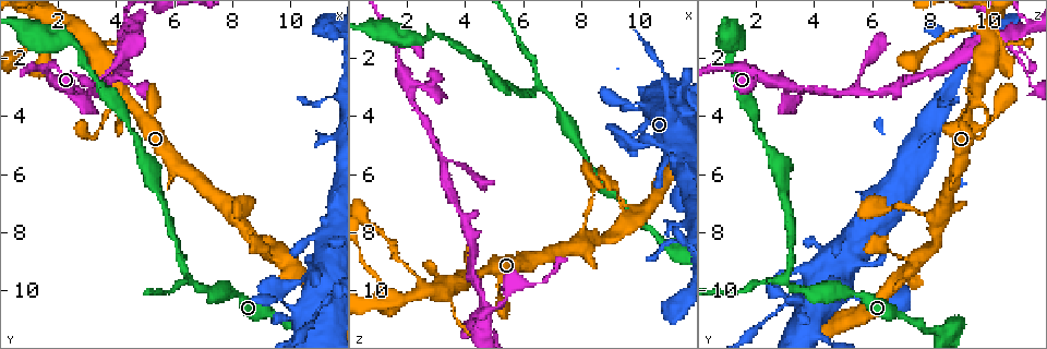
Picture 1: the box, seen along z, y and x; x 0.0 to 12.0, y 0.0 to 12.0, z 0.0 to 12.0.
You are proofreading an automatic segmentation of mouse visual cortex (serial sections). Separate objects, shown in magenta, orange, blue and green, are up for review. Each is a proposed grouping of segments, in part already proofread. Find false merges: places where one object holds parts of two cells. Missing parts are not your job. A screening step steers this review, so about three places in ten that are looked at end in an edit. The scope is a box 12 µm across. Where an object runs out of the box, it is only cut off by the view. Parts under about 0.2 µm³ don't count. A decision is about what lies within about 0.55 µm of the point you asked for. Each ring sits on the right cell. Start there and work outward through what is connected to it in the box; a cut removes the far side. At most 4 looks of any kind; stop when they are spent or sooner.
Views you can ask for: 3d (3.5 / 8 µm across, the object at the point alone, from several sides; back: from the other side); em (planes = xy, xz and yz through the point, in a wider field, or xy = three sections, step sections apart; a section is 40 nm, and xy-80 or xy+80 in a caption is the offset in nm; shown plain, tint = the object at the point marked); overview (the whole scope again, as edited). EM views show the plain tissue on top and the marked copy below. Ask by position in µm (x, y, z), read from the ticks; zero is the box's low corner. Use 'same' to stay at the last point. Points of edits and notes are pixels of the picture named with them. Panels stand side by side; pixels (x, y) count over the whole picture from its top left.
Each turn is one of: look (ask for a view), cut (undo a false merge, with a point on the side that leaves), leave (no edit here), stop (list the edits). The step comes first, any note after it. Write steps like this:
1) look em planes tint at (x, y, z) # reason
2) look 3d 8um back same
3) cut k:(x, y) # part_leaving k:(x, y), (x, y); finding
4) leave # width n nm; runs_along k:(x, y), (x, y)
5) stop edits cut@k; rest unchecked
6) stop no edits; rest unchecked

look em xy step 5 tint at (6.5, 9.7, 3.1) # three arms meet

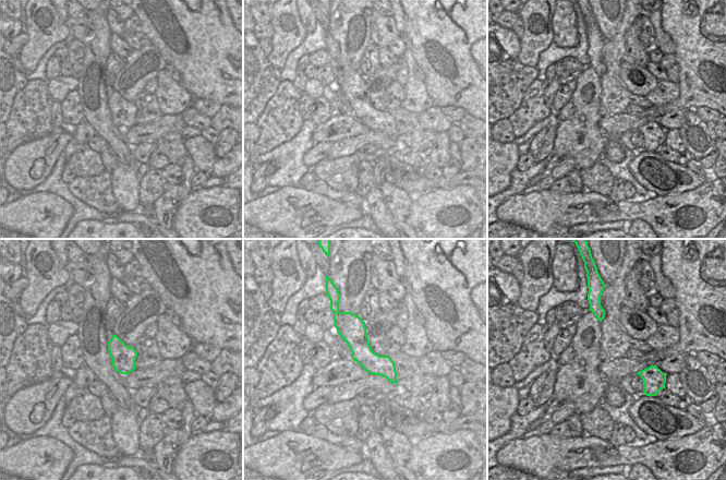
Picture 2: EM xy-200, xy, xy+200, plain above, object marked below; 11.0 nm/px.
look 3d 3.5um same

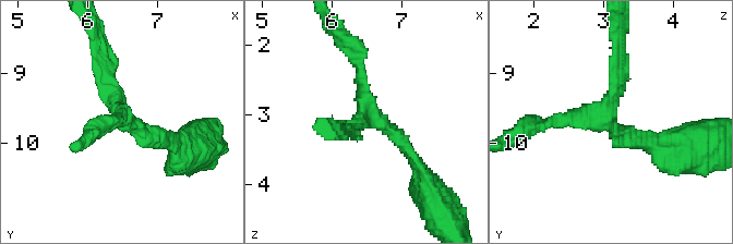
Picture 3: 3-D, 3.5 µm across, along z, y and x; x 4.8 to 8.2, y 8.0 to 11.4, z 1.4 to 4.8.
leave # arm_widths 150, 200, 200 nm; runs_along 3:(172, 146), (119, 113), (101, 56); one cell here

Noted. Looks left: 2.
look 3d 3.5um at (3.3, 3.3, 5.5) # side arm on a straight run

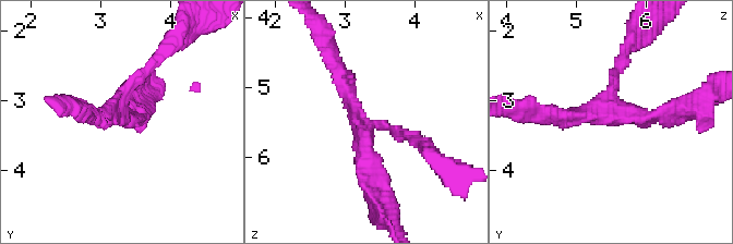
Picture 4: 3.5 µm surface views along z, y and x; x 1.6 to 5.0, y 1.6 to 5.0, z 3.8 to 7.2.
look em xy step 3 tint at (3.25, 3.15, 5.55) # arms 3; arm_widths 150, 200, 200 nm

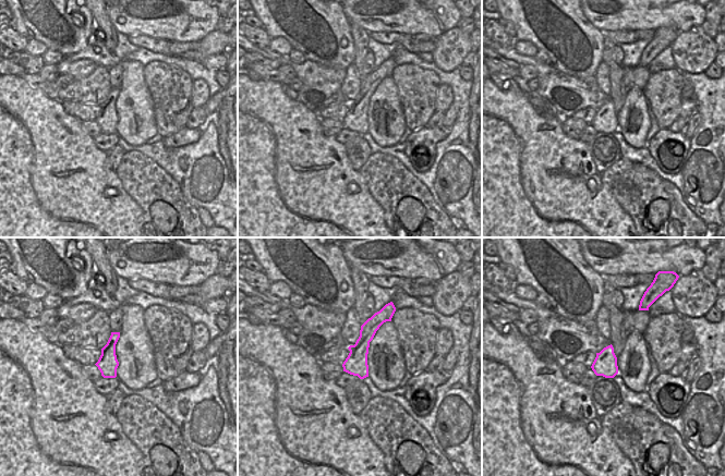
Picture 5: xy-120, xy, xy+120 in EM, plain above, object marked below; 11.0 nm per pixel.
leave # runs_along 4:(332, 60), (362, 124), (379, 192); continuous, no second cell

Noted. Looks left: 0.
stop no edits; rest unchecked

